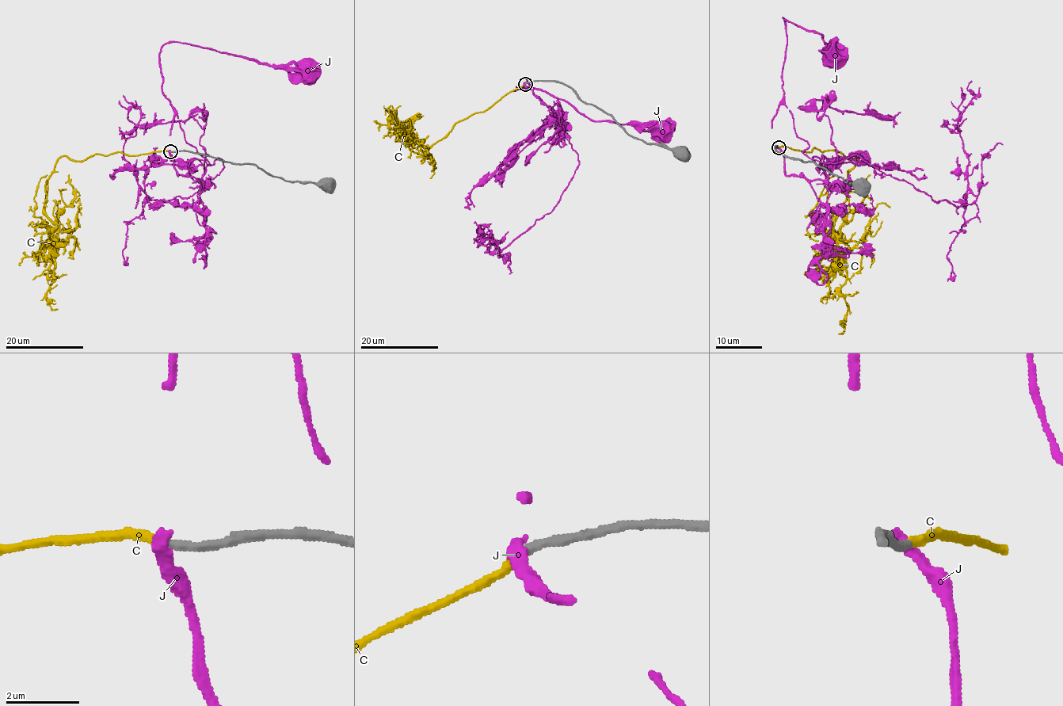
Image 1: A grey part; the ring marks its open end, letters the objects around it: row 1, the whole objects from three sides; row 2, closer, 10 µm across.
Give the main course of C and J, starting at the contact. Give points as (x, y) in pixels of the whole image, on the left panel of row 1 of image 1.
C: (170, 151), (57, 161), (44, 211), (56, 227), (46, 295), (57, 308)
J: (170, 151), (177, 175), (203, 177), (208, 161), (185, 141), (162, 92), (159, 55), (166, 43), (310, 74)

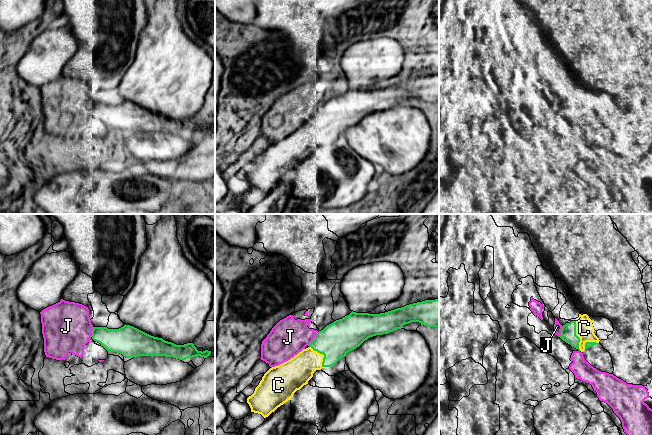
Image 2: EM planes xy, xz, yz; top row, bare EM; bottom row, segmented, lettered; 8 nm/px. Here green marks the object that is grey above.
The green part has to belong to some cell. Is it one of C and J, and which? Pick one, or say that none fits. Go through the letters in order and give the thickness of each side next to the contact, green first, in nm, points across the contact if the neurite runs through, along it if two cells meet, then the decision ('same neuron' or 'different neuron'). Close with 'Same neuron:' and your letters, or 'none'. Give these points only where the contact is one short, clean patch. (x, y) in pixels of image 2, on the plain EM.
C: 130/140 nm | same neuron
J: 280/300 nm | different neuron
Same neuron: C

